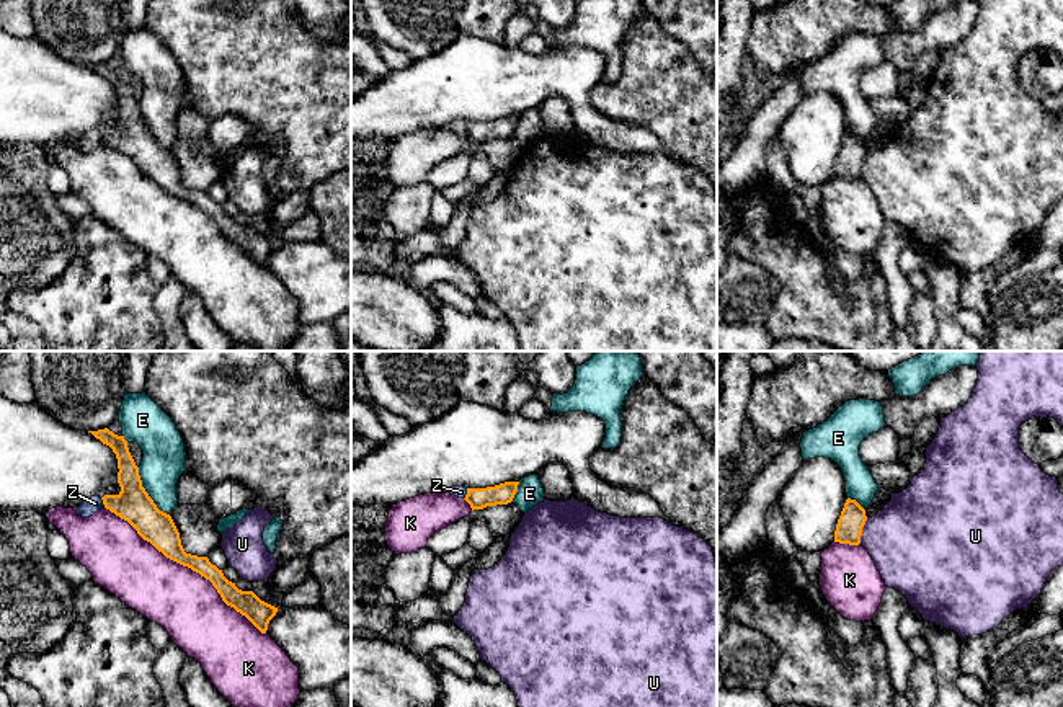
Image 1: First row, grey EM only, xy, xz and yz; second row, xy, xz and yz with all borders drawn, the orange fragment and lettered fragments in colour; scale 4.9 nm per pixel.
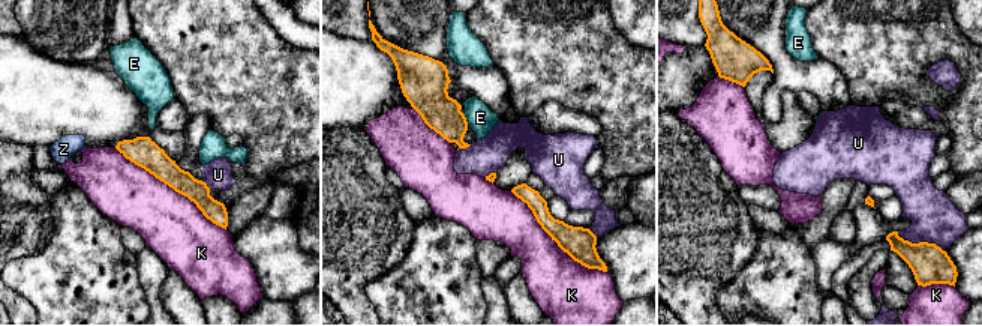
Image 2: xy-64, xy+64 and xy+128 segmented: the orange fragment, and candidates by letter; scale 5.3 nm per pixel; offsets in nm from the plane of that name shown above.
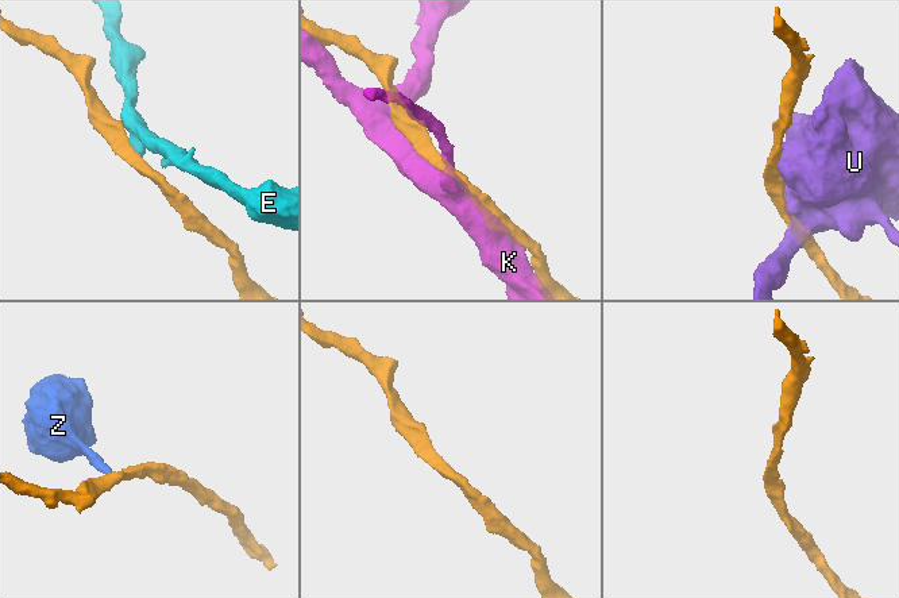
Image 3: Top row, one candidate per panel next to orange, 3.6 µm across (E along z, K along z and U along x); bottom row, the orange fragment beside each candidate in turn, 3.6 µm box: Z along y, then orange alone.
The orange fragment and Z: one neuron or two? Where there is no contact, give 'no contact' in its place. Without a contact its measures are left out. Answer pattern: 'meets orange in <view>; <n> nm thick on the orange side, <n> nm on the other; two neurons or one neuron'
meets orange in xy; 170 nm thick on the orange side, 80 nm on the other; two neurons

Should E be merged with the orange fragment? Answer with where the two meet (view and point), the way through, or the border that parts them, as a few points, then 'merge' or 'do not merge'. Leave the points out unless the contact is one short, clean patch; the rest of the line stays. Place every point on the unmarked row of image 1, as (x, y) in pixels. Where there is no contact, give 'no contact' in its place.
meets orange in xy at (147, 128); border along xy (137, 102), (141, 120), (152, 136), (169, 149); do not merge

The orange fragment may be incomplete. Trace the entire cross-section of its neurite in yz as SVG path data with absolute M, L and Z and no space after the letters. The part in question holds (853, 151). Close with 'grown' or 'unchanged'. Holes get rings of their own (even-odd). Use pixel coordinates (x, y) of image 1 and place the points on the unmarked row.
M847 132L836 158L834 176L859 180L865 155L865 144L856 134Z | unchanged

